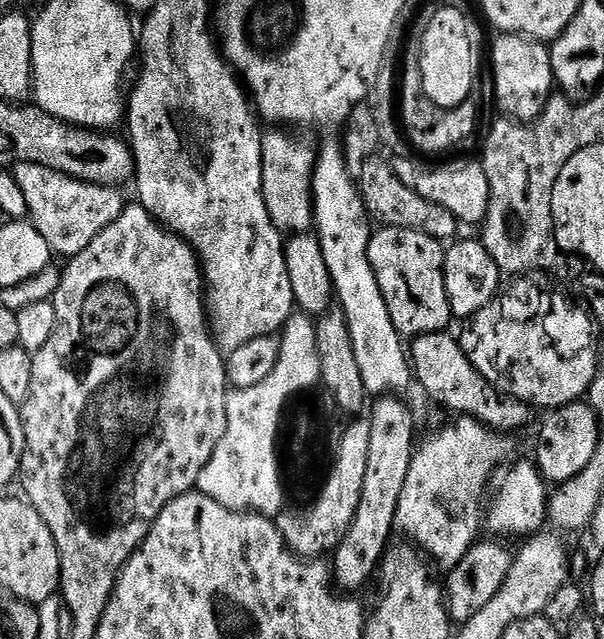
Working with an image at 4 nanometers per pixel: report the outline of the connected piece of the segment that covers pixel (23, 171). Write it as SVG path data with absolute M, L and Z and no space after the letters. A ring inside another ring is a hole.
M30 162L15 165L14 175L22 195L26 198L30 222L46 238L57 257L71 258L82 254L110 222L118 222L118 214L126 206L119 187L110 184L91 184L73 176L50 170Z

